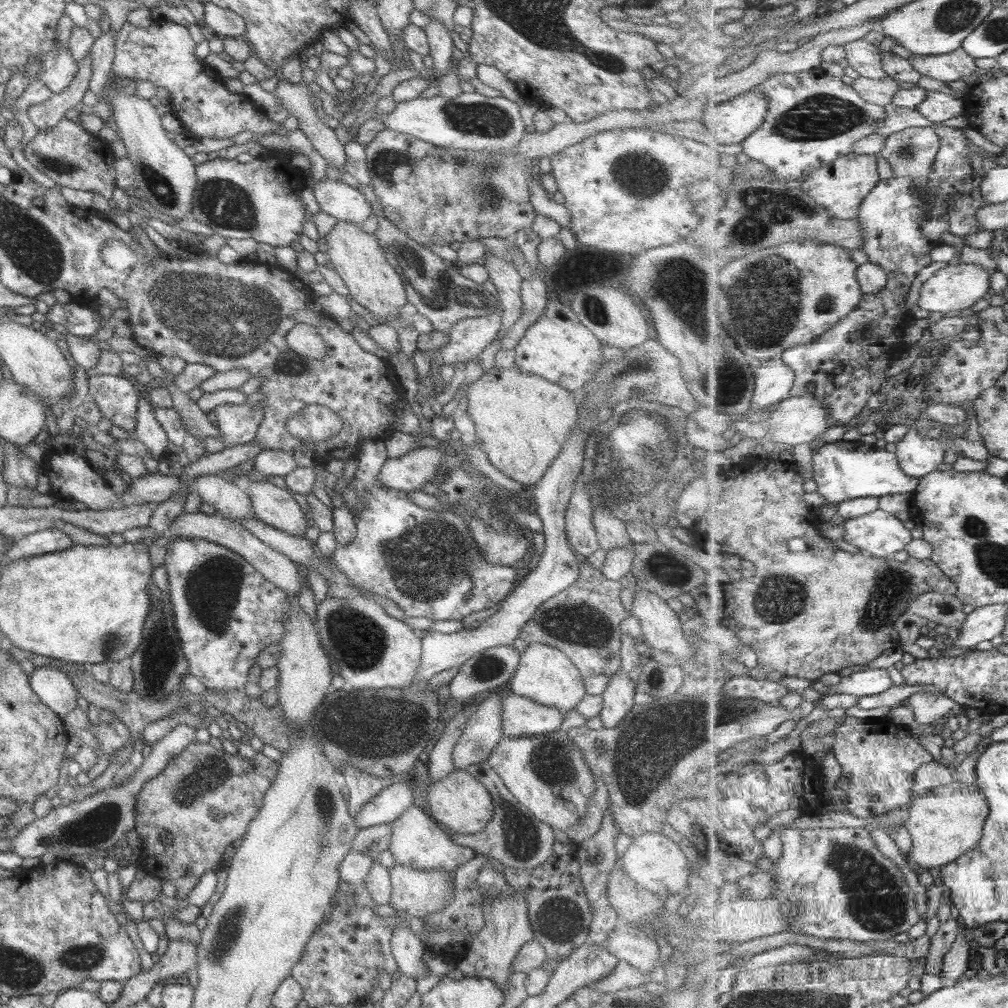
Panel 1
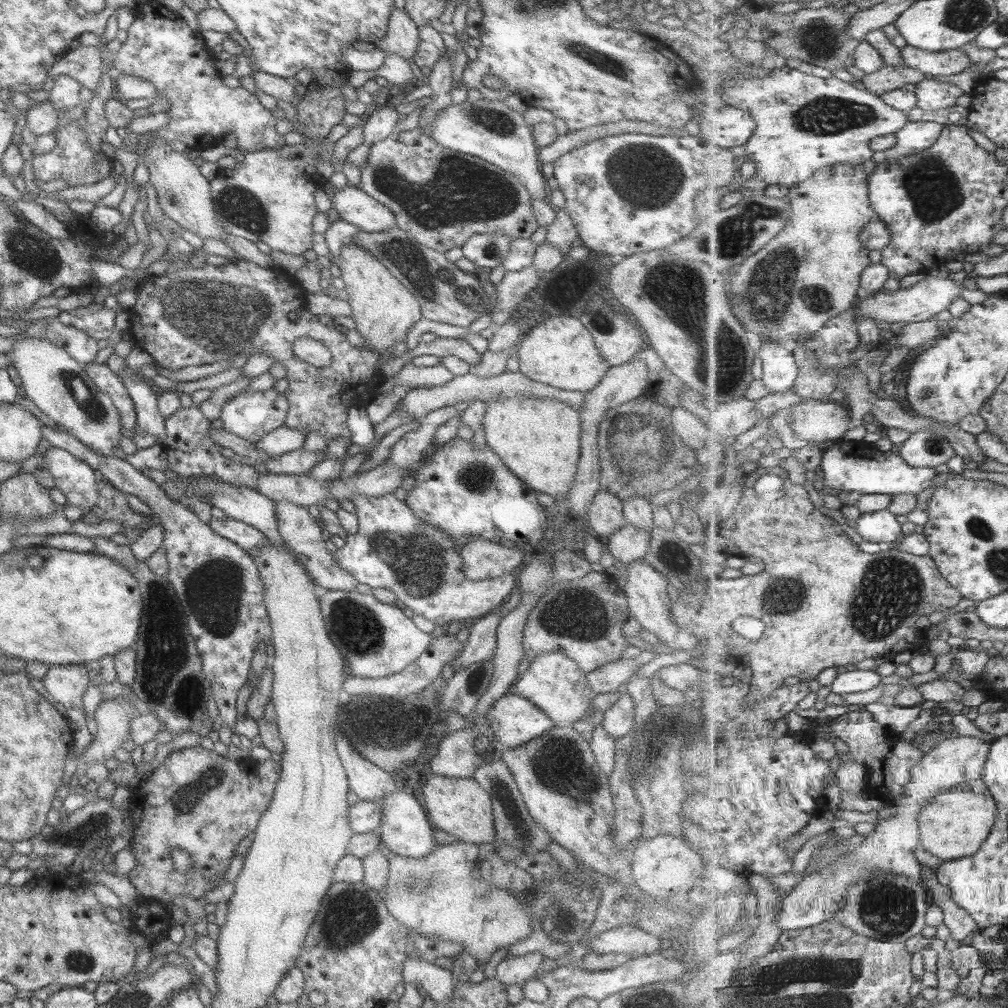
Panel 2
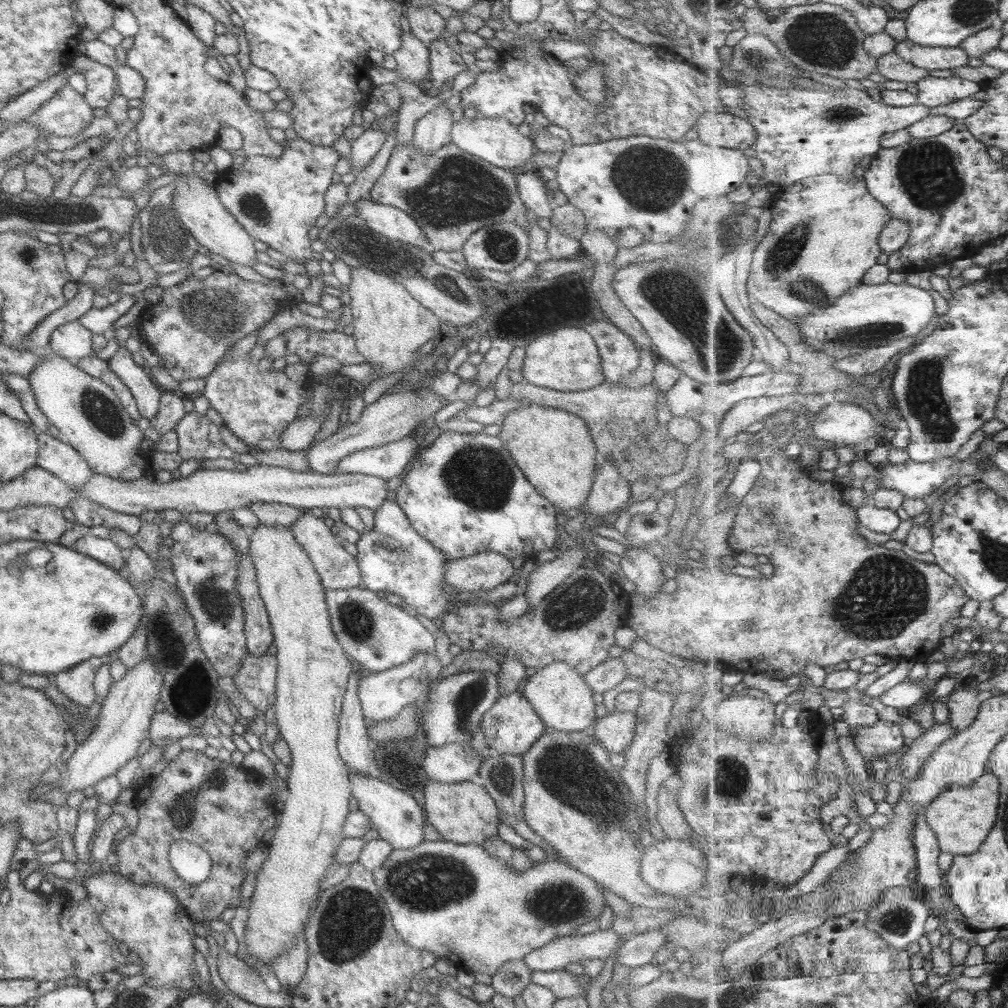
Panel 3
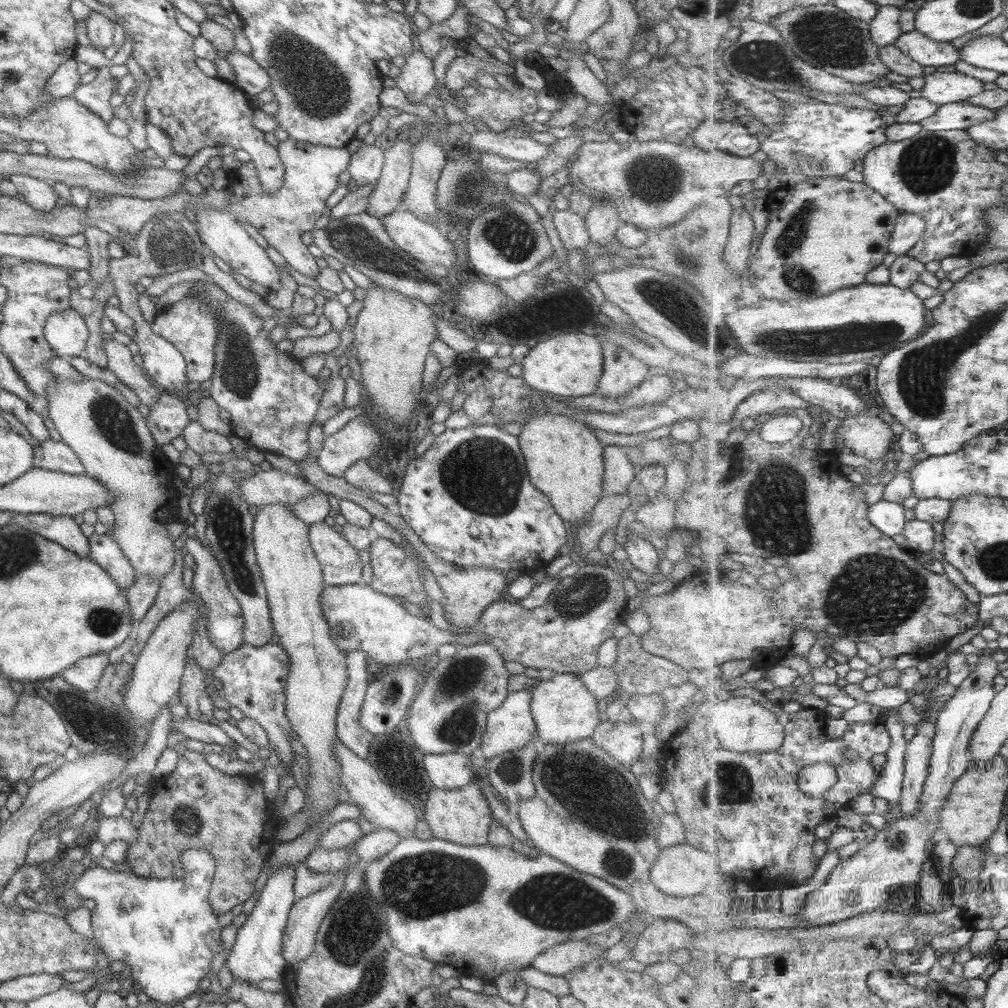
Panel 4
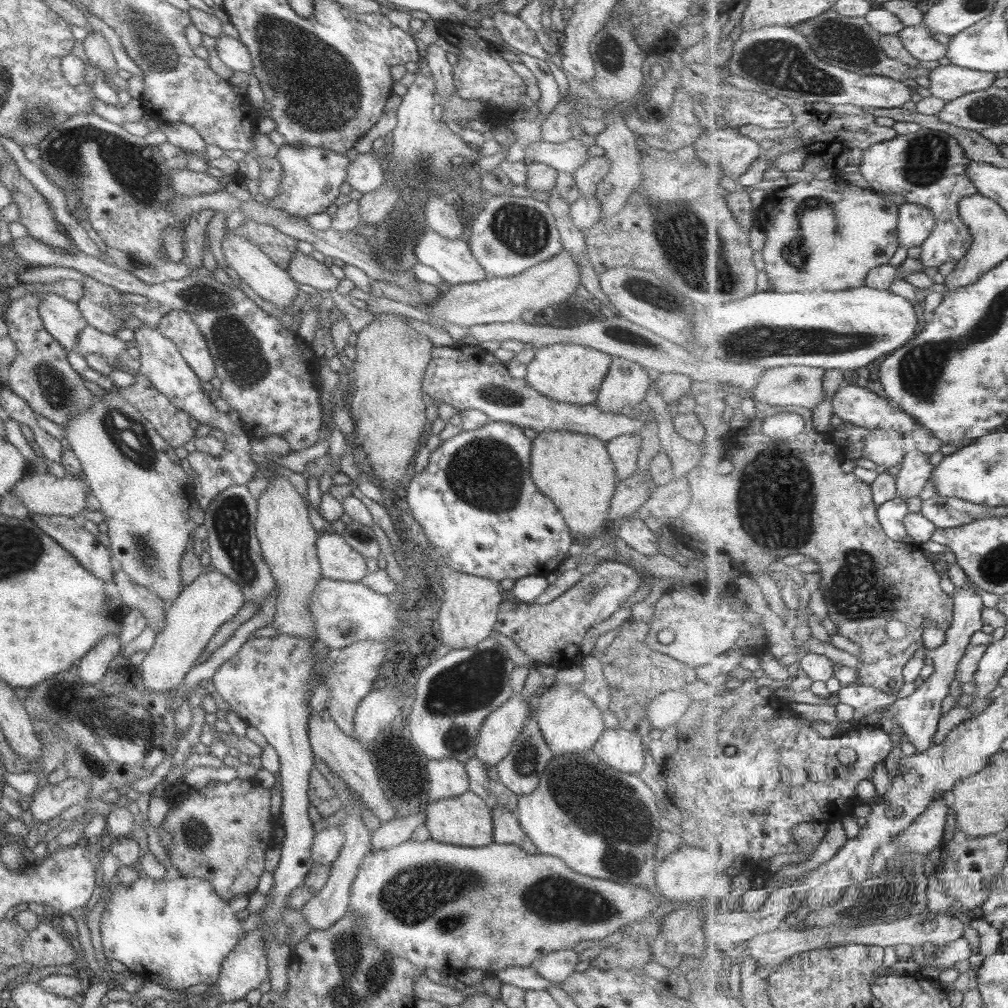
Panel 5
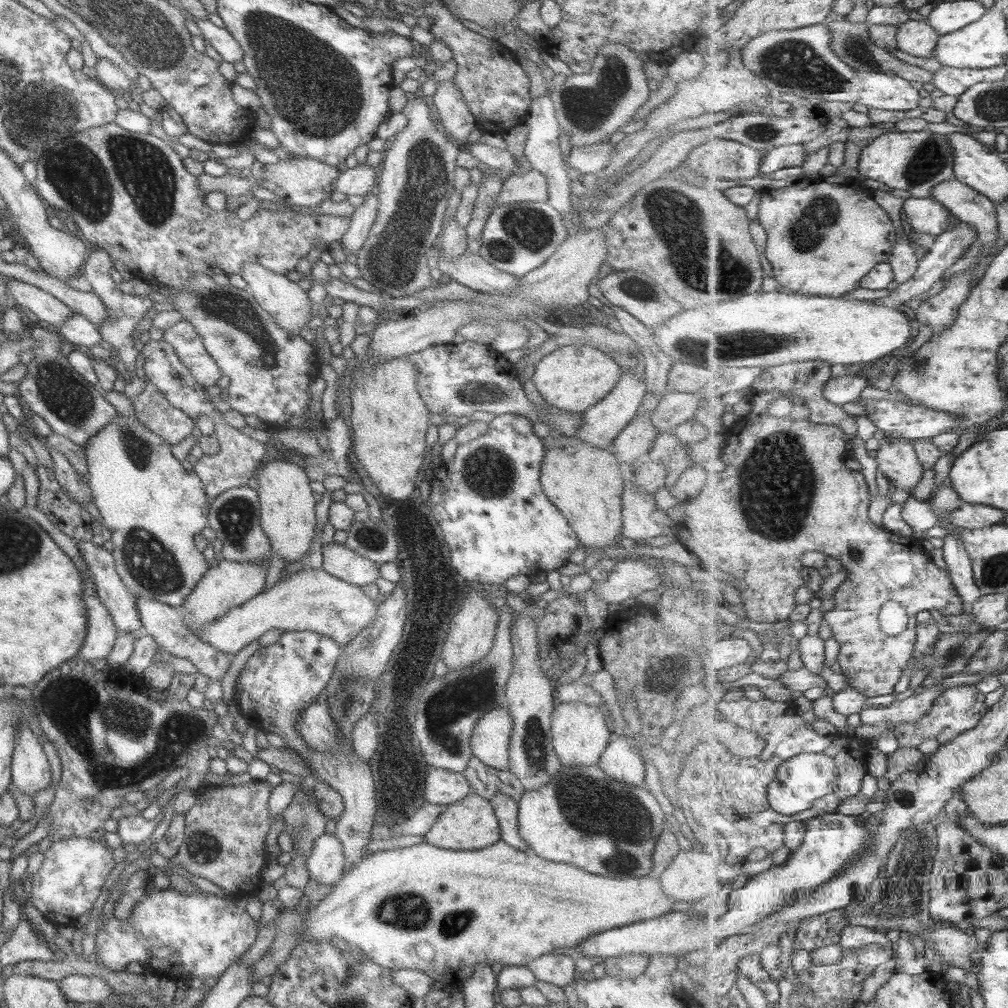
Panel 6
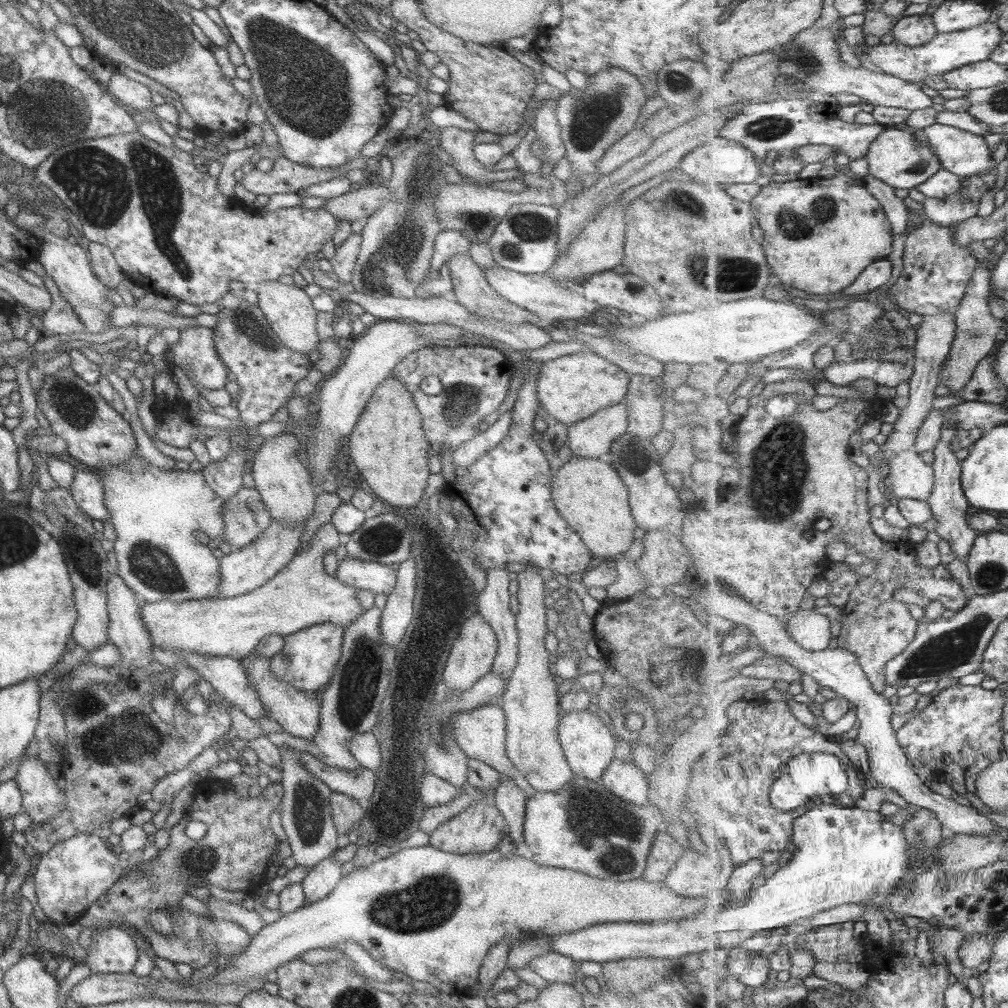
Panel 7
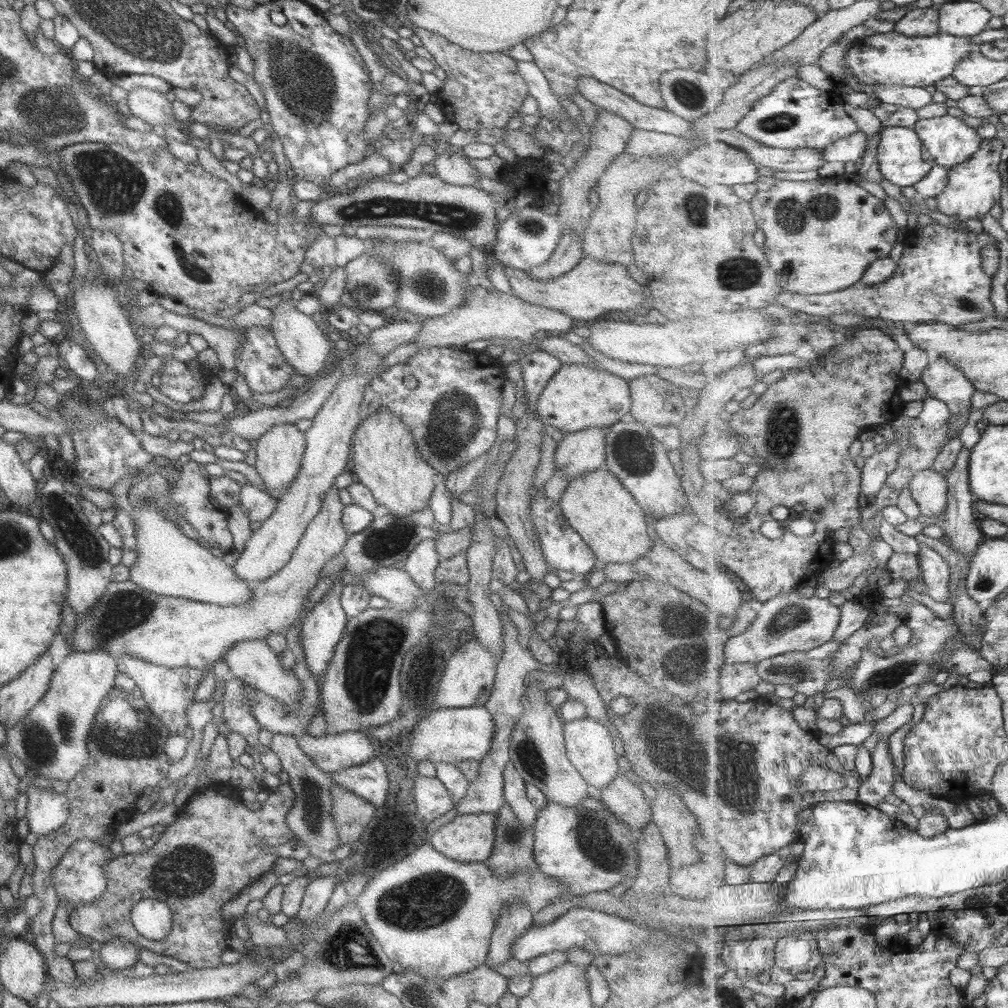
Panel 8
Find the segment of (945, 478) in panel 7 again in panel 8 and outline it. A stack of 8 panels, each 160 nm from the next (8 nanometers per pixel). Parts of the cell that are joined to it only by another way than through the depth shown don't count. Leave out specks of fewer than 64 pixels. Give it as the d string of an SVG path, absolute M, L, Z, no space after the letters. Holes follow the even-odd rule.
M940 357L923 372L921 382L924 383L930 398L945 402L949 406L949 409L951 409L952 416L949 424L952 426L952 432L950 432L950 438L946 439L947 444L951 439L958 437L960 430L965 425L965 422L967 422L967 418L969 418L969 412L973 411L971 396L973 396L973 392L977 392L976 387L966 377L966 374L956 368L950 360Z

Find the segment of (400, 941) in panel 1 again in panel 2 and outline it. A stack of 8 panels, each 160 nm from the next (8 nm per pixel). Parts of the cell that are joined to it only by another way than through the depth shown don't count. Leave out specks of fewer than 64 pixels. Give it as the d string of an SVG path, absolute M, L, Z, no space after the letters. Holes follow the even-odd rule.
M406 958L402 964L402 980L416 985L436 1004L450 1002L456 982L450 971L418 958Z

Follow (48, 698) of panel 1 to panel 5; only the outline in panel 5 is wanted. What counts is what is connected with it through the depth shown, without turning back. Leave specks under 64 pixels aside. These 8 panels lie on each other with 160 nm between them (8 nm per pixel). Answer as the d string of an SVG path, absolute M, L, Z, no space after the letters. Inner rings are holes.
M107 635L103 639L99 639L76 662L78 679L83 684L93 684L103 675L107 675L110 660L118 655L120 648L119 639L115 635Z

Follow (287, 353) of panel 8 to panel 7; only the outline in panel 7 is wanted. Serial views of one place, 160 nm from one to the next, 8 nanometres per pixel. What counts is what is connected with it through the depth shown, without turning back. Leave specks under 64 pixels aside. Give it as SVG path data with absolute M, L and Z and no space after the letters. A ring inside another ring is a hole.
M278 280L263 281L252 288L257 294L257 308L283 347L291 352L304 354L305 357L317 349L320 342L315 334L317 312L313 309L311 300L305 295L304 290L295 286L285 286Z

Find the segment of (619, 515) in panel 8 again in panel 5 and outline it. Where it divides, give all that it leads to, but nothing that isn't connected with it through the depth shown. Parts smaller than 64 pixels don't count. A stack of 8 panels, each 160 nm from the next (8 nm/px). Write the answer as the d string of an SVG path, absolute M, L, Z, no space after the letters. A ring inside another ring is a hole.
M560 430L539 432L530 441L529 474L532 483L555 505L570 532L586 539L596 538L607 524L610 498L617 483L606 445L587 434Z

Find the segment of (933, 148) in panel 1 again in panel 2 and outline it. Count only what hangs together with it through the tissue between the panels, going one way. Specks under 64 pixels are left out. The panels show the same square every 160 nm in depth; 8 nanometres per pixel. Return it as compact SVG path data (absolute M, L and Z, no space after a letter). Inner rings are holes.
M909 121L905 128L896 133L897 144L885 152L875 152L873 160L888 163L913 152L925 150L935 144L945 127L944 124L936 122Z

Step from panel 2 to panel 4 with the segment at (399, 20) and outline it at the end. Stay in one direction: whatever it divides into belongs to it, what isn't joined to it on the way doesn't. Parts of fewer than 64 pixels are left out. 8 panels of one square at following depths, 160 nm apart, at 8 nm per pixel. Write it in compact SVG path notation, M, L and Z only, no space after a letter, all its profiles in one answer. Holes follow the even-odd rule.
M414 50L411 54L407 54L405 63L399 70L399 75L391 79L410 102L418 104L427 94L437 93L432 60L425 57L421 51Z

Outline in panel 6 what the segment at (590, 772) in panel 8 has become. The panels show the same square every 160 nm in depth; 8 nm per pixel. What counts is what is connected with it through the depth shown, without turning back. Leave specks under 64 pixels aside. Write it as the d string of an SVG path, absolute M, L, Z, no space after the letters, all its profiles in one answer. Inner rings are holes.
M556 701L550 716L549 732L553 754L559 760L560 765L567 767L596 766L611 734L606 720L596 706L579 702L559 703Z

